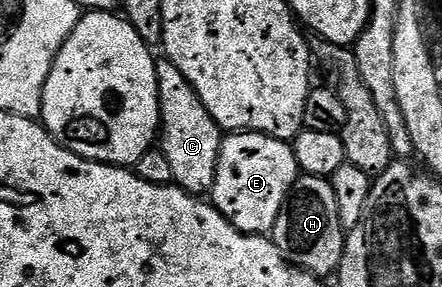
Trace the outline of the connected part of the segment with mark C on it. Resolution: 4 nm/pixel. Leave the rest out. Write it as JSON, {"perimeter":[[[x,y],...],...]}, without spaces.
{"perimeter":[[[168,59],[157,61],[157,90],[159,91],[159,107],[161,108],[159,148],[163,151],[163,155],[167,155],[173,184],[178,189],[184,189],[187,193],[208,194],[215,183],[223,130],[220,125],[215,123],[215,119],[209,114],[207,107],[203,107],[203,99],[199,99],[195,87],[191,87],[191,83],[185,78],[183,71],[179,71],[179,67],[175,67],[175,63],[171,63]]]}

